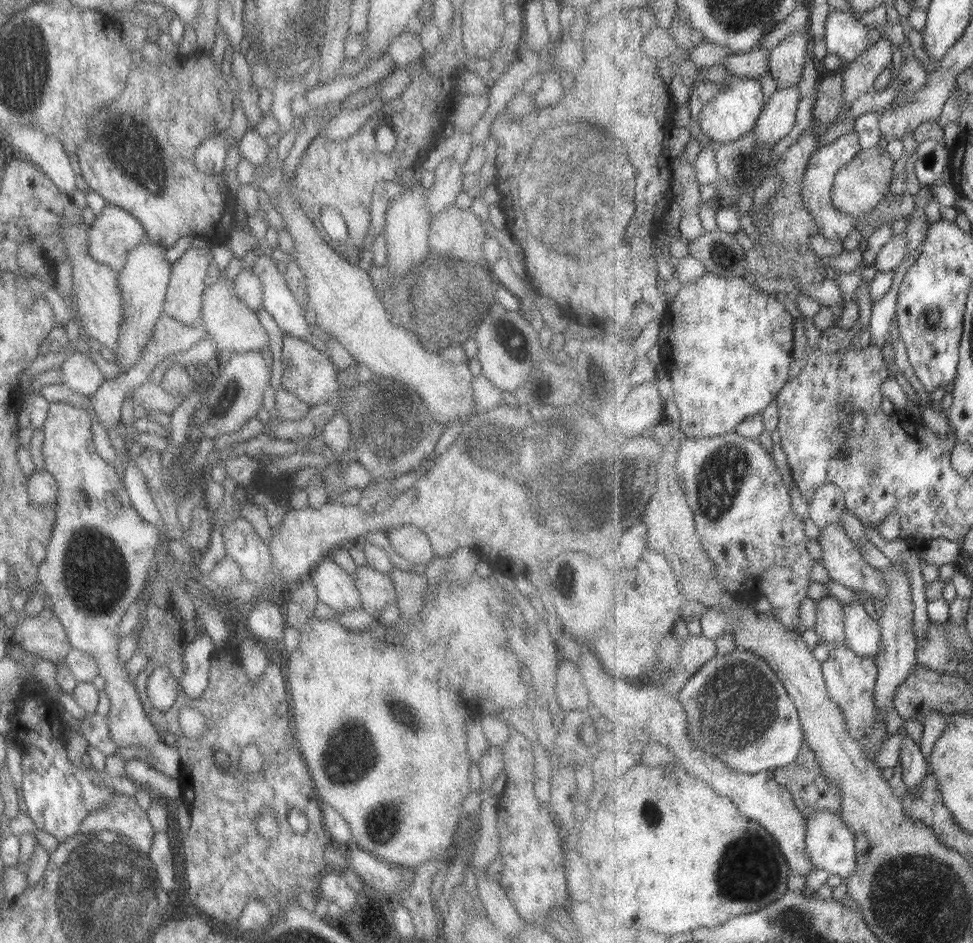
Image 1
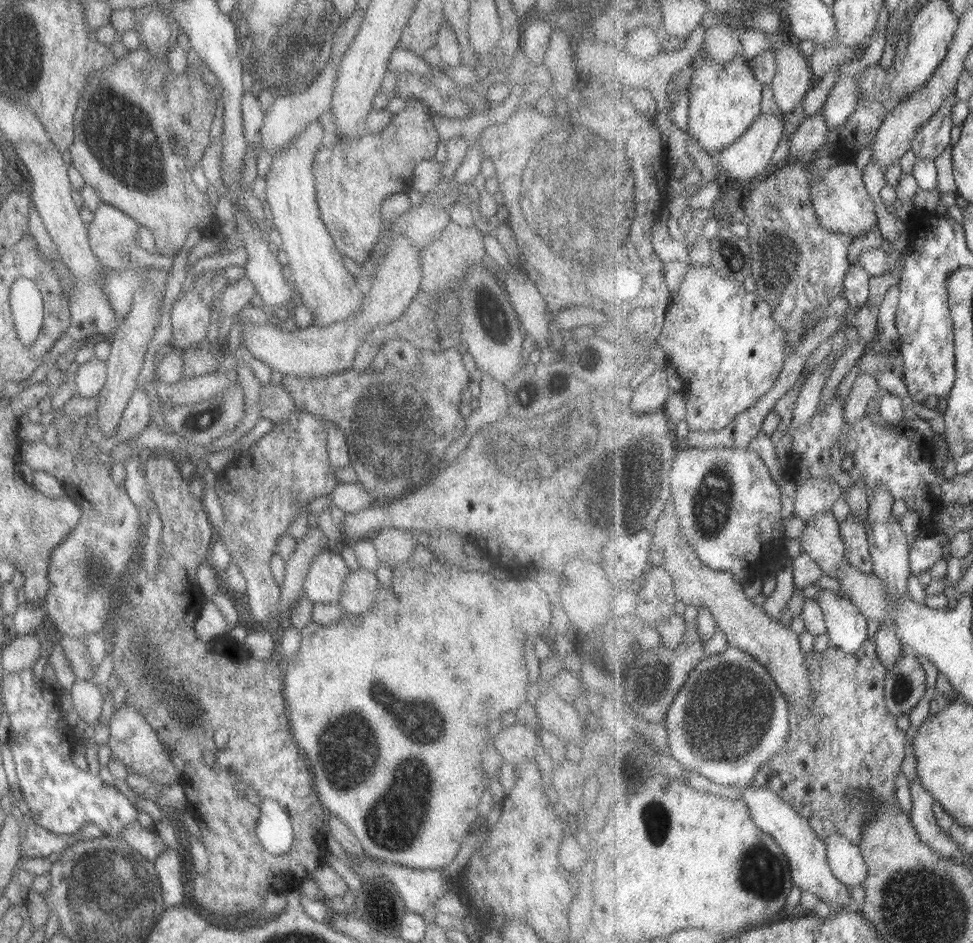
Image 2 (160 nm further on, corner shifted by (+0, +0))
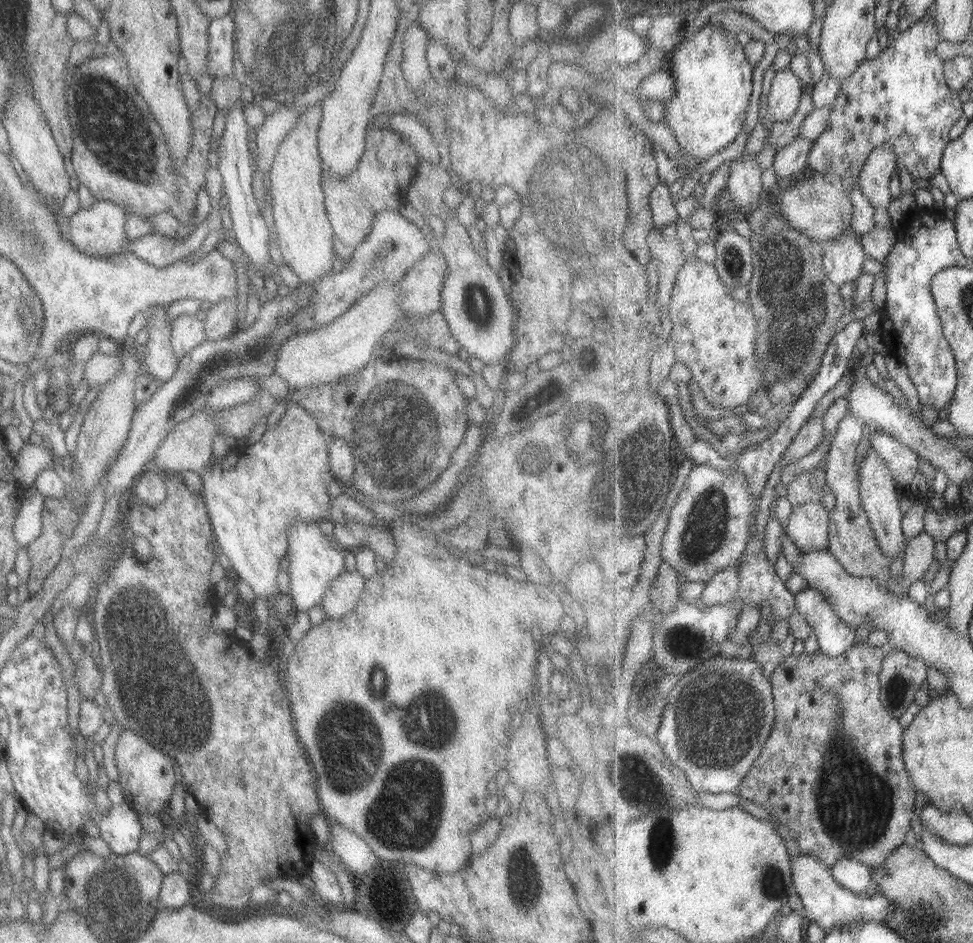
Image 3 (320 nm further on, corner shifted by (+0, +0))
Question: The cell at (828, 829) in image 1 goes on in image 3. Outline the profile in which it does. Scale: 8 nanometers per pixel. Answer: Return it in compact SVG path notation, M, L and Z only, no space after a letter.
M843 858L831 869L845 888L857 894L865 894L865 890L874 881L873 869L855 858Z

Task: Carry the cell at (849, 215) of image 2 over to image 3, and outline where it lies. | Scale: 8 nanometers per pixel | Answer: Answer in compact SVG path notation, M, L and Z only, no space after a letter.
M837 173L814 174L812 179L800 184L786 185L781 193L781 215L789 227L811 238L811 241L831 242L851 232L853 204L845 189L845 178Z

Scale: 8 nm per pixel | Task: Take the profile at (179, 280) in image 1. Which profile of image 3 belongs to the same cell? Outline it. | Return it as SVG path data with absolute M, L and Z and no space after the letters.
M179 315L170 322L170 345L177 360L204 339L203 324L195 315Z

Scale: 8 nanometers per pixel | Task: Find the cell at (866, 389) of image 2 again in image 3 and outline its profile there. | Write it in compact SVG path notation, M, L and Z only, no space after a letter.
M847 413L841 419L826 459L826 476L828 486L836 494L836 507L830 511L830 544L828 550L853 576L870 576L886 585L893 580L892 561L884 554L876 537L872 521L864 509L860 497L860 474L855 457L859 442L863 438L865 428L857 417Z

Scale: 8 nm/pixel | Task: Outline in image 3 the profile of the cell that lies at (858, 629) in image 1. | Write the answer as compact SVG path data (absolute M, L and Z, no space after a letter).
M807 588L796 594L796 610L805 617L805 620L813 627L814 634L819 638L820 652L831 657L838 658L857 646L858 638L856 629L847 624L837 613L833 605L825 598L824 593L817 589Z

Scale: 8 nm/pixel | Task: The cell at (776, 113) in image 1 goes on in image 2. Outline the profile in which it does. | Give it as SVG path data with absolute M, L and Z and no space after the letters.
M782 111L775 115L761 114L735 144L715 154L718 156L718 160L713 159L713 164L717 165L717 169L724 172L727 178L737 181L737 184L743 189L759 182L772 170L771 160L773 160L773 154L775 154L784 133L784 118L785 113Z

